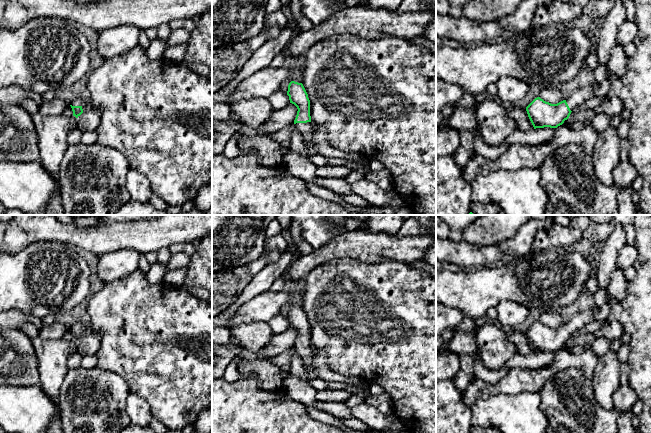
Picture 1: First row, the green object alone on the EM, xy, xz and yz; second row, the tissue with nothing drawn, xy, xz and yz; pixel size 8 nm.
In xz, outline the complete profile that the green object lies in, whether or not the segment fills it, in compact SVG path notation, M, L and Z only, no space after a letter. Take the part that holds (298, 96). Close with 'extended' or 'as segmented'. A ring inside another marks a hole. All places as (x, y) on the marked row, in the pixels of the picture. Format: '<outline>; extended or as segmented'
M291 81L288 85L287 95L290 103L294 104L298 109L294 125L297 127L303 140L308 144L313 134L308 94L302 83Z; extended

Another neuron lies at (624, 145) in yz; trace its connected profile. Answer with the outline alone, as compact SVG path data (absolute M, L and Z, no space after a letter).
M627 138L621 139L619 142L619 159L620 161L628 161L629 160L629 150L630 150L631 144L628 141Z

